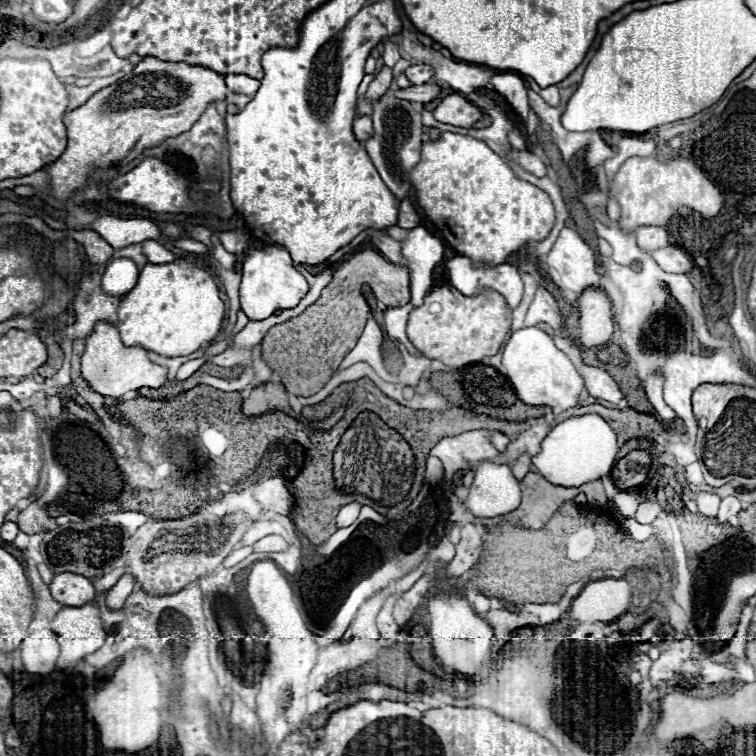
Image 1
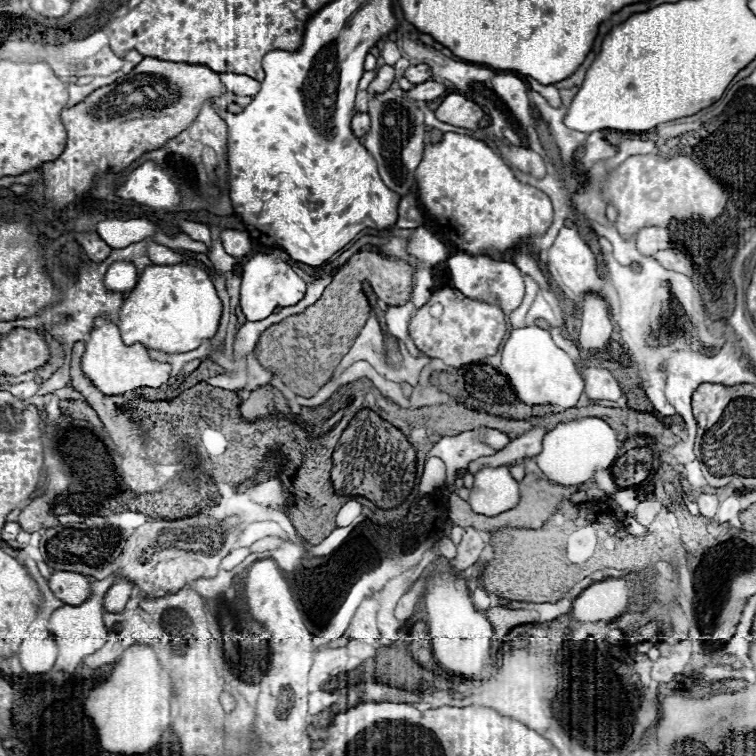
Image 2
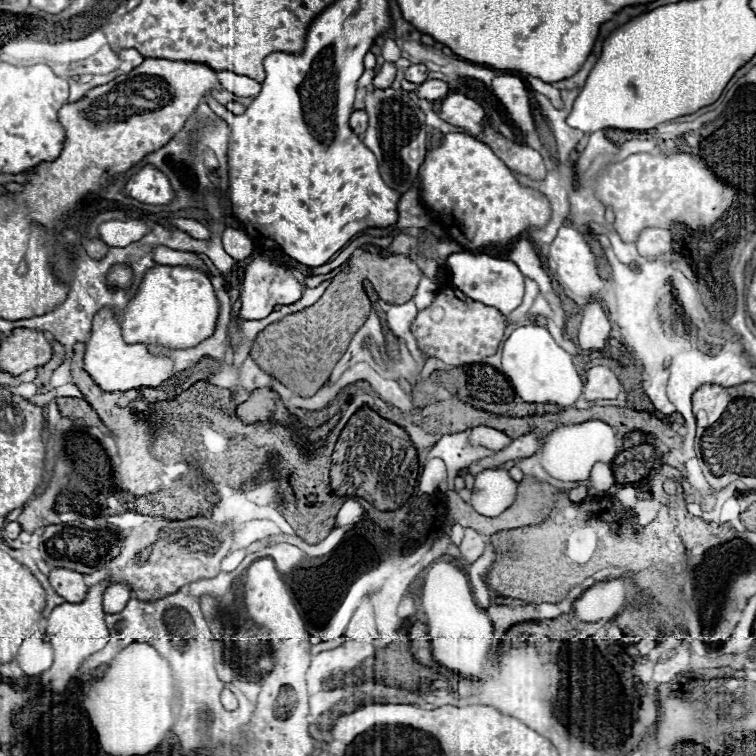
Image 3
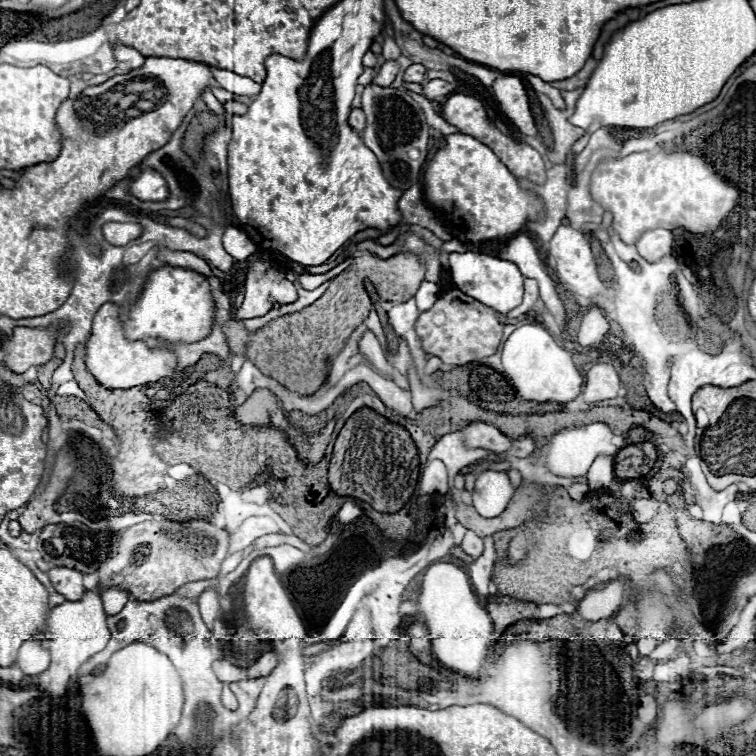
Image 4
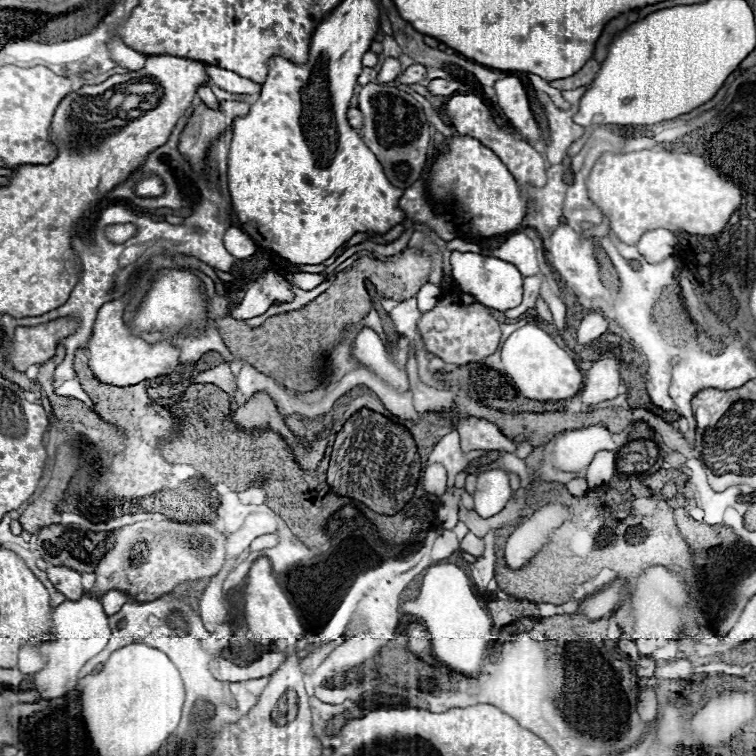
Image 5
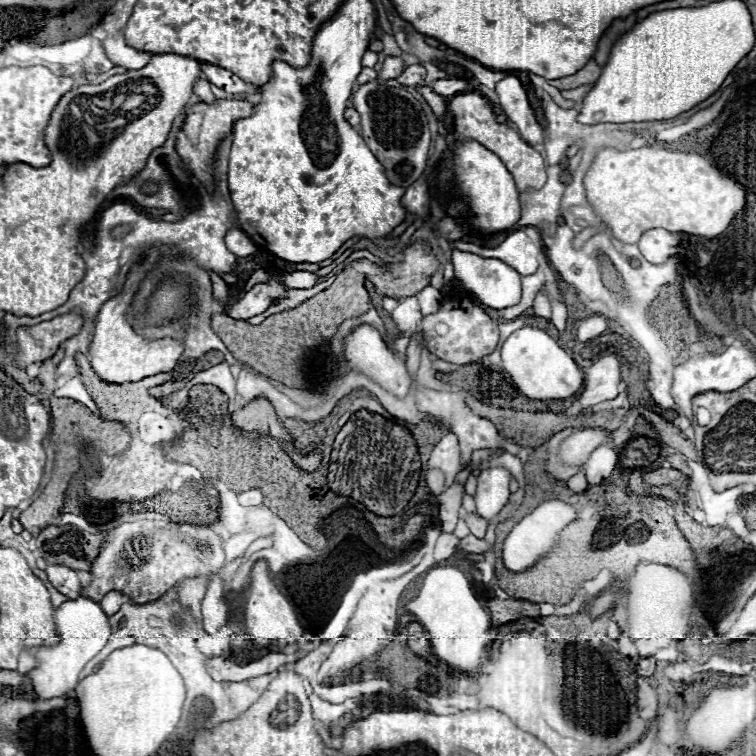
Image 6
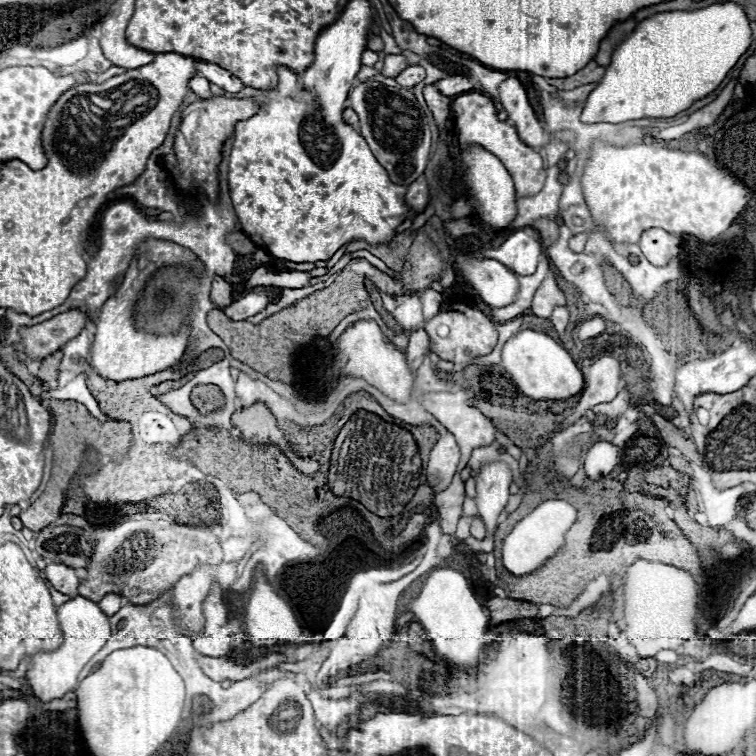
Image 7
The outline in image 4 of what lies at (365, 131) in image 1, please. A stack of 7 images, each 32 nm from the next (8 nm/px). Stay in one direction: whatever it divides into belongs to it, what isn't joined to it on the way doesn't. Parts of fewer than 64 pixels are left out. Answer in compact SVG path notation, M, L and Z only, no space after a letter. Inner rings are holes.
M354 108L354 110L350 112L350 126L352 126L356 132L362 132L362 130L366 128L366 116L364 116L362 110Z

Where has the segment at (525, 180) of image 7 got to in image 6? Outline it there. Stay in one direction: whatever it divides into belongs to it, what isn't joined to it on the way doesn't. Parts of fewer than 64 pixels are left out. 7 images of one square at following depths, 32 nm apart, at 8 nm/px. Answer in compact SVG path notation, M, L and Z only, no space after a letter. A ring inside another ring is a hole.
M456 94L448 102L448 114L452 116L454 128L456 128L456 132L458 132L458 136L462 140L470 138L470 140L480 142L482 146L492 150L506 164L506 168L514 174L514 180L516 180L516 186L518 186L520 192L524 192L528 188L538 190L538 188L544 186L546 168L544 168L542 156L530 144L526 144L520 138L515 128L508 126L508 124L498 124L496 122L492 106L490 106L490 102L486 98L482 98L480 94Z

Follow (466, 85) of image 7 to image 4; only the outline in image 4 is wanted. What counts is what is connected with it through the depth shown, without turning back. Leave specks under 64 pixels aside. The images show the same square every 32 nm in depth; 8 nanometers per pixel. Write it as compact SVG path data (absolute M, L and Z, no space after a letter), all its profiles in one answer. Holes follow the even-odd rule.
M430 80L428 84L424 82L422 84L422 96L426 96L428 100L436 100L436 98L442 98L442 96L448 96L450 92L454 92L456 86L446 82L446 80Z

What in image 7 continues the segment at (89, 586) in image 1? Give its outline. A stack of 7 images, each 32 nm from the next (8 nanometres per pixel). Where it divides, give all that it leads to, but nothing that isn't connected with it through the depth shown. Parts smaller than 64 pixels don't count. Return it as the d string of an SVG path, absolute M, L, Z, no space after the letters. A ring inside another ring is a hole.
M48 564L44 568L48 582L62 594L66 596L78 596L78 584L80 580L74 574L74 568L68 568L64 564Z

